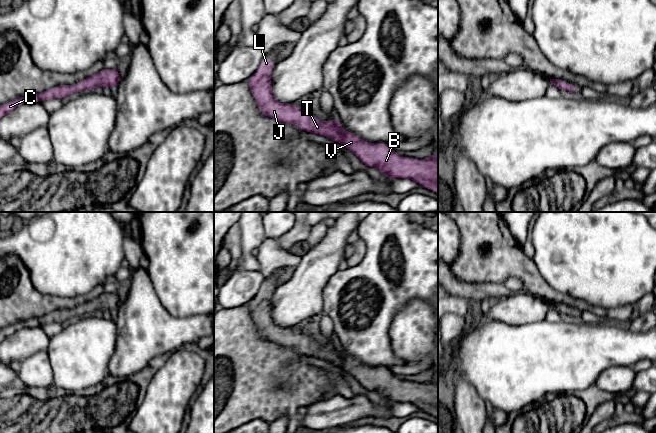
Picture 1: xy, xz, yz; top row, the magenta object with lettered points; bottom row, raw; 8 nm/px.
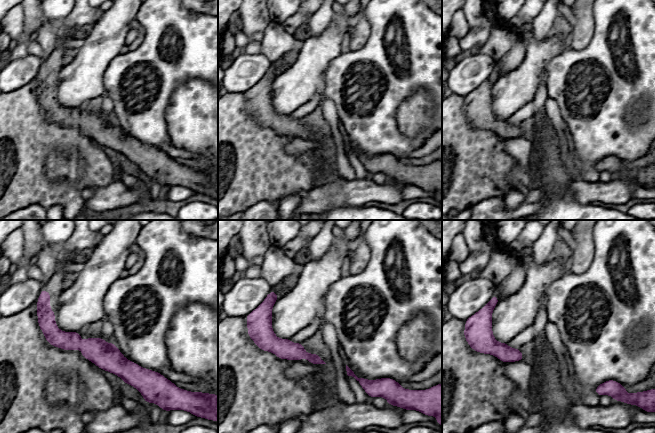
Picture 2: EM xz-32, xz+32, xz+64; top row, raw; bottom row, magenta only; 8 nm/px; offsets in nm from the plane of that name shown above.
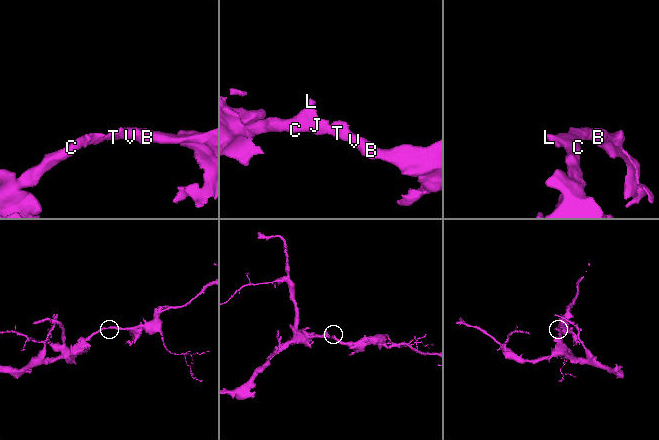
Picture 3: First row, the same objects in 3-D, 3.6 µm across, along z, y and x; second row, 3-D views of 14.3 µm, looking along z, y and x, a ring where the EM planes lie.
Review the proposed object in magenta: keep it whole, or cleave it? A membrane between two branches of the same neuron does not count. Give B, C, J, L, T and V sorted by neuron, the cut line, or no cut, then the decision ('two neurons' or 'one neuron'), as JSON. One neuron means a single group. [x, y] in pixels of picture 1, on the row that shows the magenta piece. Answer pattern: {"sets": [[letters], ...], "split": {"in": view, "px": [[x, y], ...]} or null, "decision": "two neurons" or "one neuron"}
{"sets": [["B", "C", "J", "L", "T", "V"]], "split": null, "decision": "one neuron"}

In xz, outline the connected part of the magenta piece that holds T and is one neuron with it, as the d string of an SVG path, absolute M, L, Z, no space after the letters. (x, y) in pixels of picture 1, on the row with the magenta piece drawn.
M265 57L247 81L259 111L264 116L282 123L298 125L308 133L326 136L340 143L343 148L352 151L368 168L378 168L385 177L409 178L422 187L438 193L438 153L424 159L403 157L389 144L367 142L346 131L337 117L333 121L322 122L299 106L278 102L273 96L271 84L271 72L274 66L275 63Z

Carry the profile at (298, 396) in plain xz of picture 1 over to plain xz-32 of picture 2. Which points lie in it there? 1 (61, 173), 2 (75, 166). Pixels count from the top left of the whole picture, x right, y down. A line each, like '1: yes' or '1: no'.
1: no
2: no

